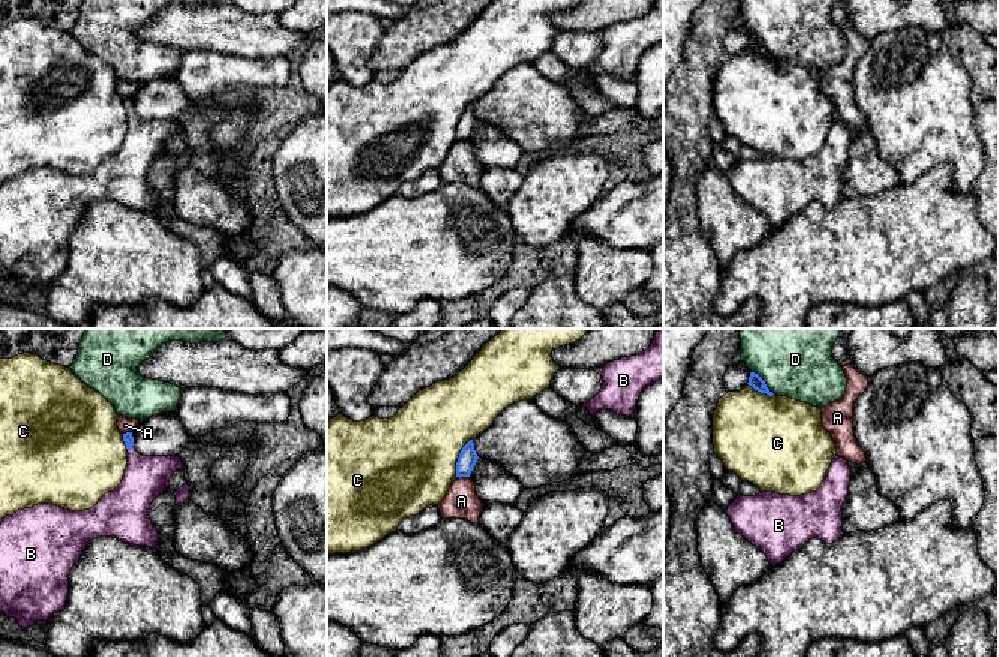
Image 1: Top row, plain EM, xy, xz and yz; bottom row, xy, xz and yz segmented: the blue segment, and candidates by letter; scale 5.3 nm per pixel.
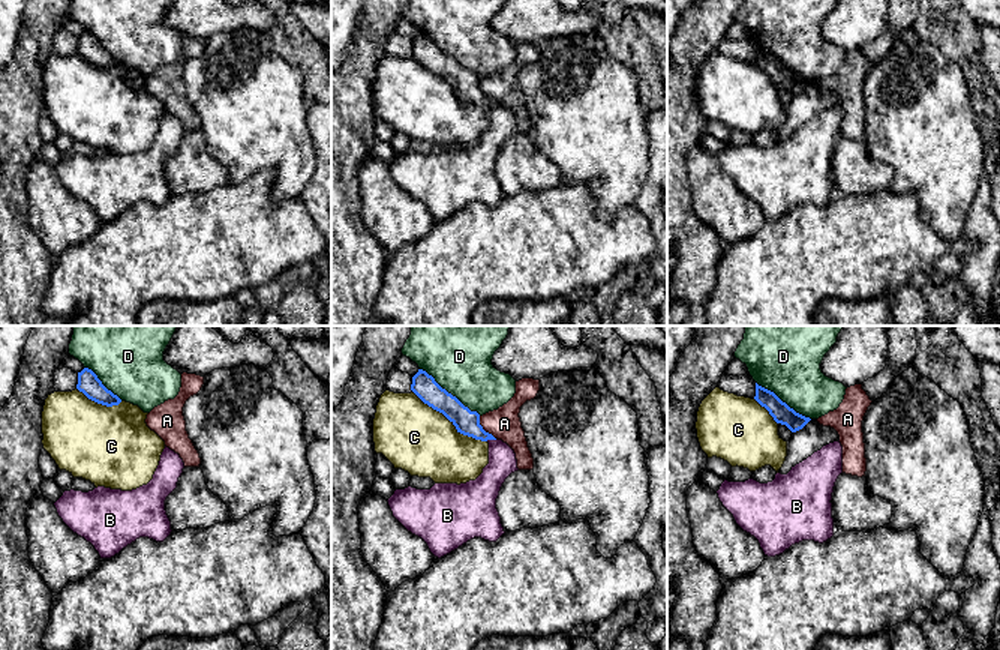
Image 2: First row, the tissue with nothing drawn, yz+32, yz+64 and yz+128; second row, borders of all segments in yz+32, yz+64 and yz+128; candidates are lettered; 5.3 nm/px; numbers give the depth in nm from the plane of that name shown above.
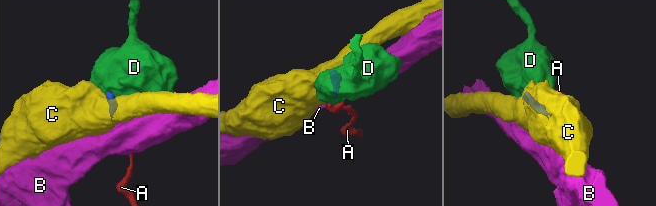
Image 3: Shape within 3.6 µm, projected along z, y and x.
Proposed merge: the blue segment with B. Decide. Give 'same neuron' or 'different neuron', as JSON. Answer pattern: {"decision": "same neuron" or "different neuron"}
{"decision": "same neuron"}

